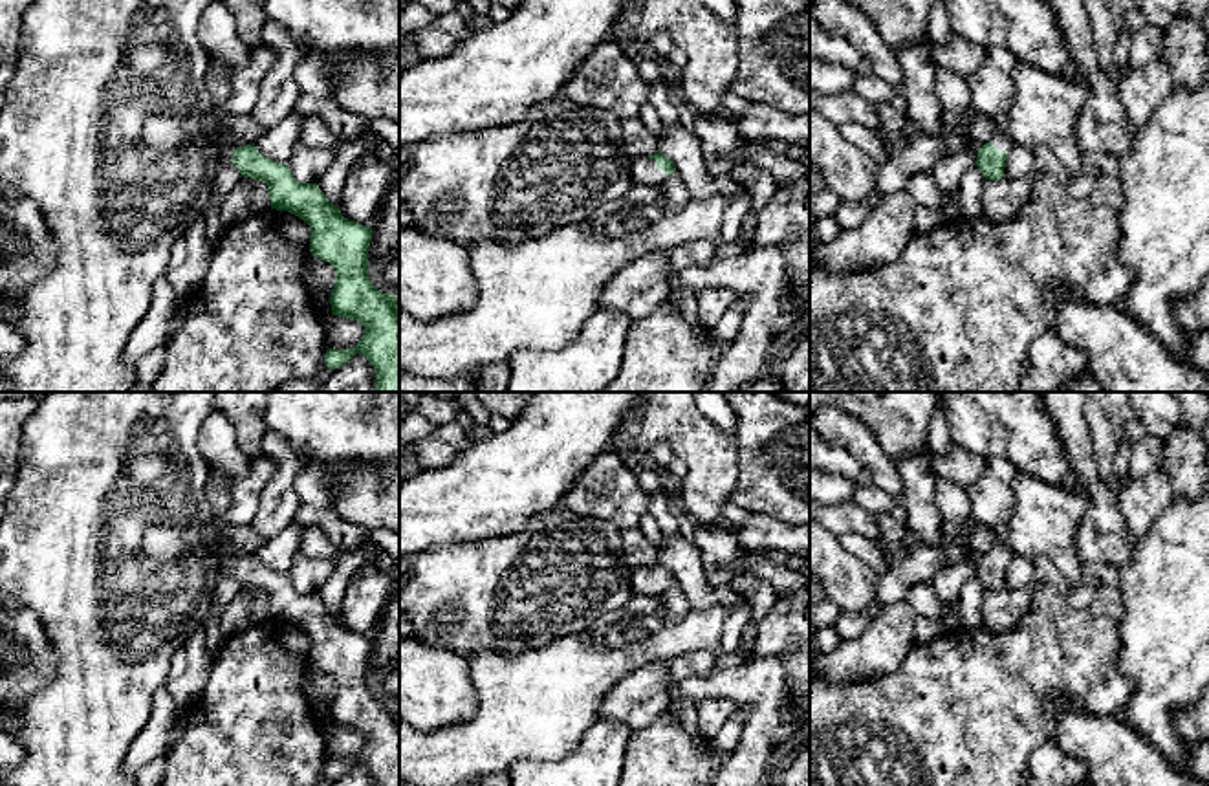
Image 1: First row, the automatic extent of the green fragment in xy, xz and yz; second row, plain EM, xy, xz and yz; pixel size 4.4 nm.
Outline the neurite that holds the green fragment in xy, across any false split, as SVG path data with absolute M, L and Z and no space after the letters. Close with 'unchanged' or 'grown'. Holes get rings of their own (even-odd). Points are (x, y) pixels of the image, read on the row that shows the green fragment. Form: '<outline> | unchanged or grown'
M255 143L231 145L223 156L244 178L267 185L271 209L288 211L310 225L310 253L330 262L337 277L330 295L332 315L365 326L354 348L328 348L324 365L335 370L363 354L376 370L376 392L399 392L398 300L368 278L372 227L344 218L317 183L297 181L286 163L266 158Z | grown

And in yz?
M1006 112L995 114L993 121L995 121L995 136L989 143L978 148L976 158L976 167L989 181L1004 178L1008 152L1015 145L1008 128Z | grown

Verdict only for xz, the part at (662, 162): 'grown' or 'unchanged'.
grown

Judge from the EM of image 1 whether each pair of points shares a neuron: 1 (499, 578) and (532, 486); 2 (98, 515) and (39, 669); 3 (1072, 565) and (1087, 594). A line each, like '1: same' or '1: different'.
1: different
2: different
3: different

